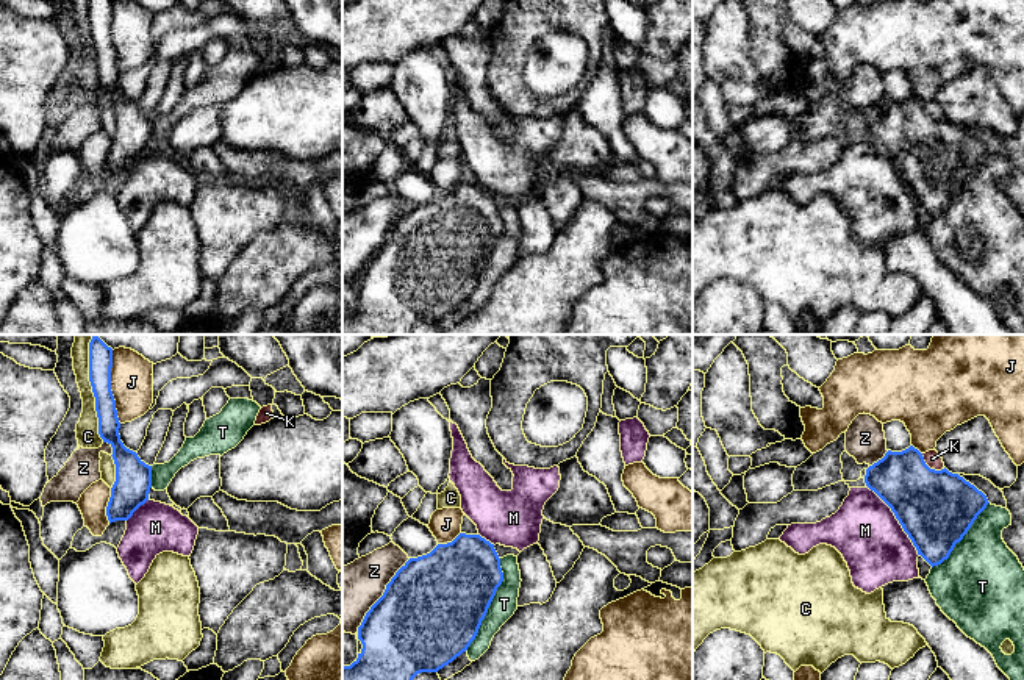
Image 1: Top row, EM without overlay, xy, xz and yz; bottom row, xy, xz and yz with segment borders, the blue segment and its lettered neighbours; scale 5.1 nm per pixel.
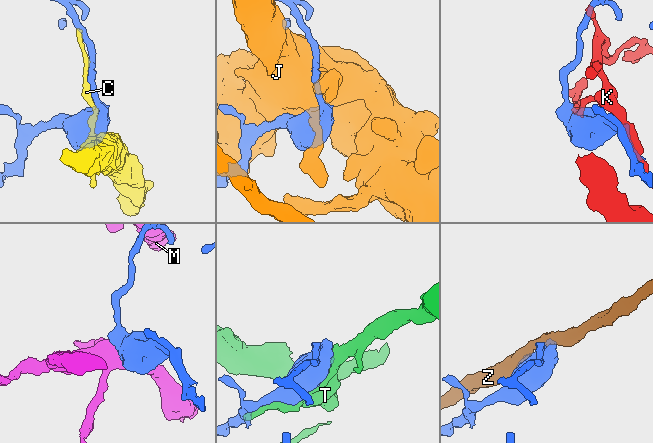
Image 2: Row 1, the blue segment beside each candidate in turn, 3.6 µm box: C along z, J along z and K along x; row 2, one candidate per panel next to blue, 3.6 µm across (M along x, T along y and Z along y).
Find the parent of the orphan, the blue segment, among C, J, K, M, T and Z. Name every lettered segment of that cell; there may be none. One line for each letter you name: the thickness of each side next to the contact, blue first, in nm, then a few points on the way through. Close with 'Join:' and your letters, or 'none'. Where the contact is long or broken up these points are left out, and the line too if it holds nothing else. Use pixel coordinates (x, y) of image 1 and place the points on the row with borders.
Join: none

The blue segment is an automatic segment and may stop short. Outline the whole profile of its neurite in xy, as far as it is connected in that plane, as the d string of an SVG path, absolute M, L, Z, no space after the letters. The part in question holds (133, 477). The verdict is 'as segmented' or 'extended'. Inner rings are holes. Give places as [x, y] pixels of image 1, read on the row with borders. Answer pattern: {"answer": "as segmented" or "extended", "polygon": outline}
{"answer": "as segmented", "polygon": "M97 335L89 342L89 381L95 397L98 435L113 447L116 481L106 506L109 524L128 521L149 500L152 488L152 466L120 441L116 400L111 391L113 349Z"}

